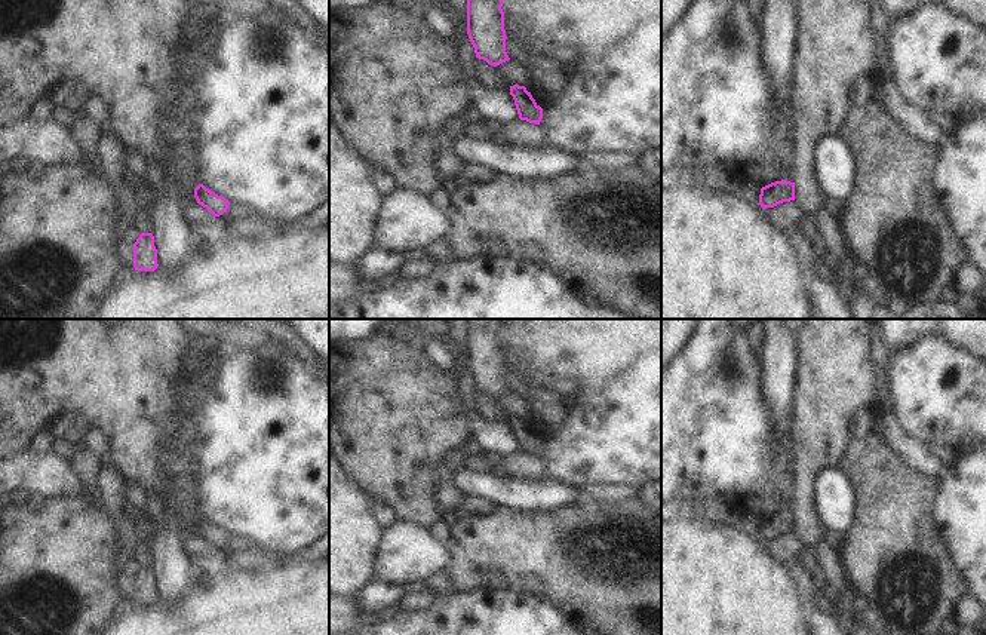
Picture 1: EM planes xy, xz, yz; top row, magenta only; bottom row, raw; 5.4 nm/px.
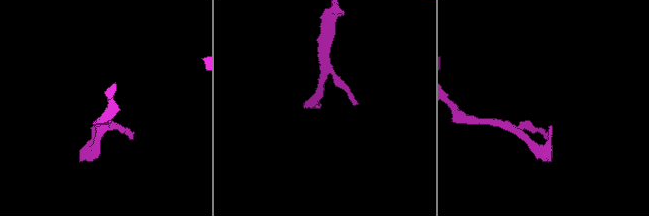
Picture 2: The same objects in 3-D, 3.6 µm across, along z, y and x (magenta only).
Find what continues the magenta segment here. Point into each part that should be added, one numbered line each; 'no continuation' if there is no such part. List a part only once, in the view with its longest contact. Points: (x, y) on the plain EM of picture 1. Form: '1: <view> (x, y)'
no continuation

